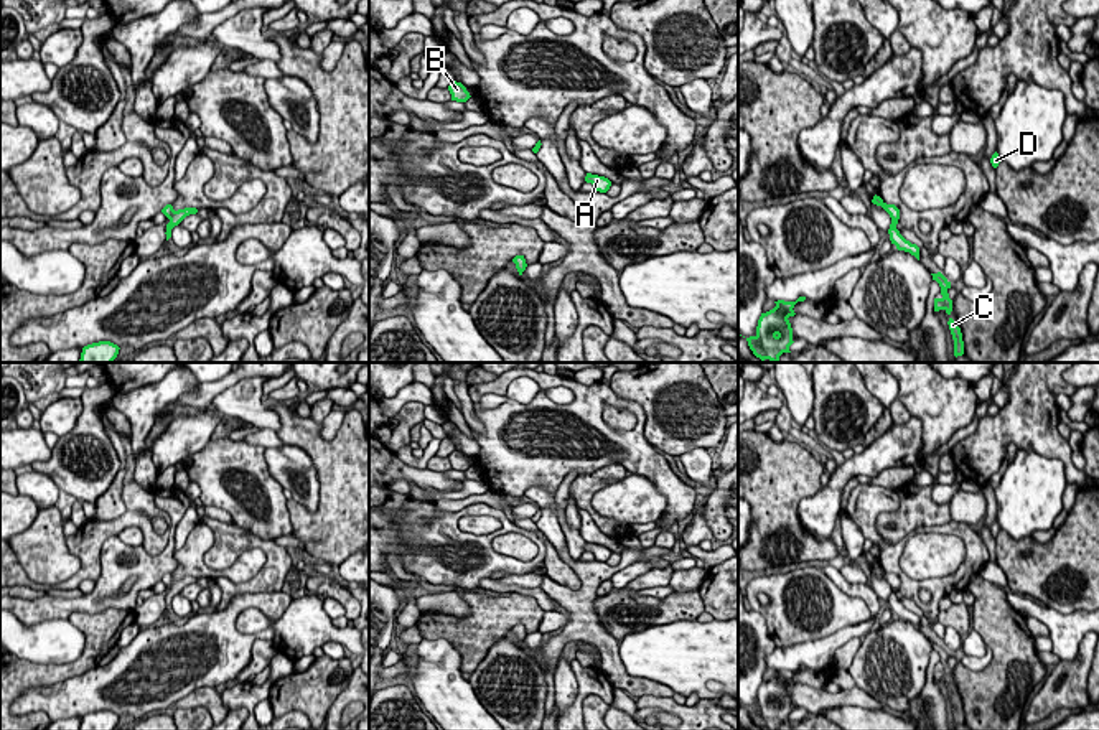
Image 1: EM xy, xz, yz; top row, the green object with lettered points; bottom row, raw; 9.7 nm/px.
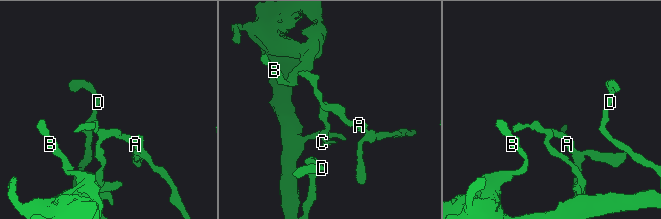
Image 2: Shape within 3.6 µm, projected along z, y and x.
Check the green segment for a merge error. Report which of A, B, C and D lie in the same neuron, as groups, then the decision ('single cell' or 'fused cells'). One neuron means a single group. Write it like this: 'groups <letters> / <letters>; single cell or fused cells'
groups A / B C D; fused cells

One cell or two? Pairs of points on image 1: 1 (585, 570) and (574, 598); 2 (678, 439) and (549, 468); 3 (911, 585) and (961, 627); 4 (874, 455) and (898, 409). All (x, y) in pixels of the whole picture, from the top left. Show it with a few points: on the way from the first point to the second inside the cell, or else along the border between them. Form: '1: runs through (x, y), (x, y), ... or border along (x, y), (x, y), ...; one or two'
1: runs through (585, 577), (585, 589), (580, 594); one
2: border along (641, 407), (645, 414), (645, 437), (654, 445); two
3: border along (938, 612), (939, 620); two
4: border along (910, 416), (907, 421), (893, 424); two

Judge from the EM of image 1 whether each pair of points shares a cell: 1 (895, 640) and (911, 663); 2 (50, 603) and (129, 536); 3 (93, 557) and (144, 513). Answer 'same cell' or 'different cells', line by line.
1: same cell
2: different cells
3: same cell

